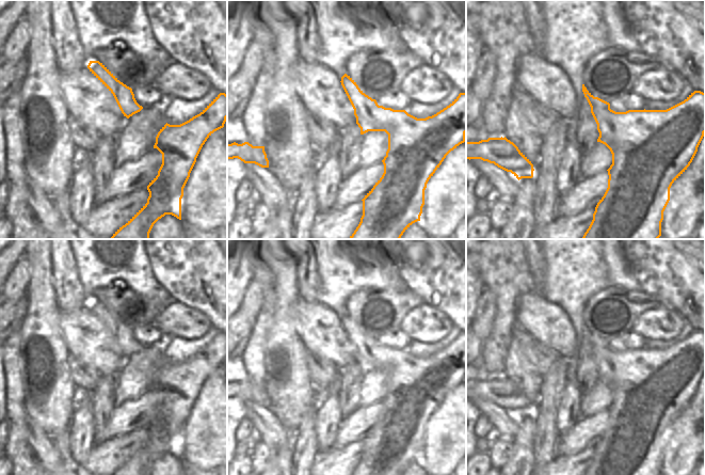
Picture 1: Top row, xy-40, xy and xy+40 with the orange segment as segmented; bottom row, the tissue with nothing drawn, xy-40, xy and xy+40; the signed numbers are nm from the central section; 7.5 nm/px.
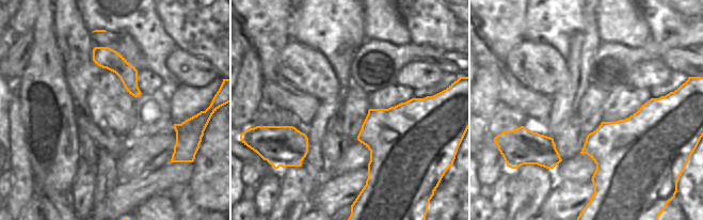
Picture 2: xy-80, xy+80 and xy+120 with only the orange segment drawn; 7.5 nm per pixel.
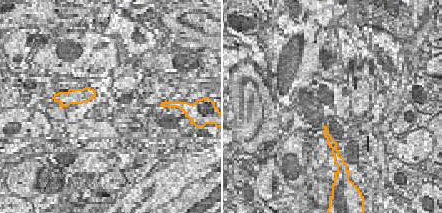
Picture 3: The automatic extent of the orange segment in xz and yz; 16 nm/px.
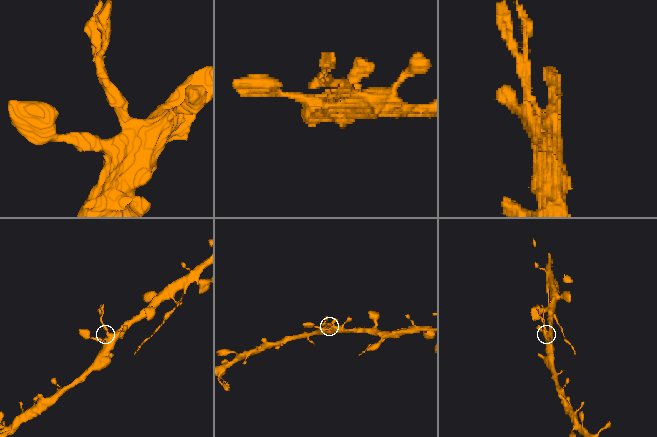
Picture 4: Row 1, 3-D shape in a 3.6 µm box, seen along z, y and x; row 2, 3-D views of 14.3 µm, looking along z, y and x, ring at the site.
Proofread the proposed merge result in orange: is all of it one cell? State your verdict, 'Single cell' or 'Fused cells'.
Single cell.

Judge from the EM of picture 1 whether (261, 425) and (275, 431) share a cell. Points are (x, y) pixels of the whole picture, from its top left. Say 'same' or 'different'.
same

